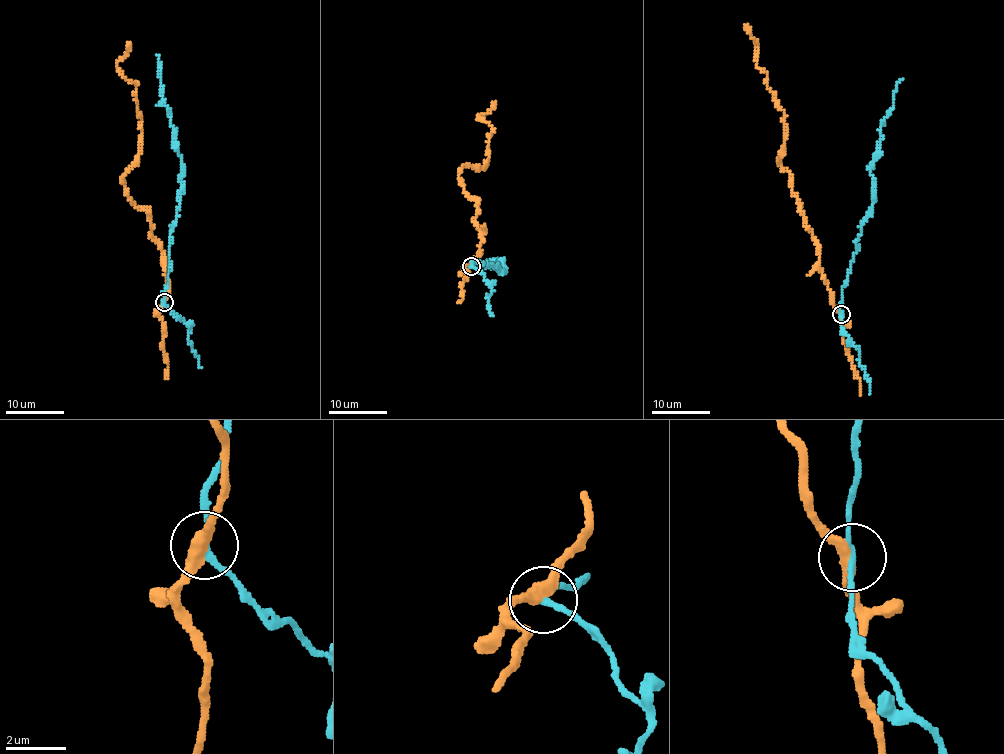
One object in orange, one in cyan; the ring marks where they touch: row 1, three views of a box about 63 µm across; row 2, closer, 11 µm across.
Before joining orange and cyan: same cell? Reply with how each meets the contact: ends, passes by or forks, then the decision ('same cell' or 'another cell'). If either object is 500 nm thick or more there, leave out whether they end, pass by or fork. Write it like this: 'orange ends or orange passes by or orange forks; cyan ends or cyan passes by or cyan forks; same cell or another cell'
orange passes by; cyan passes by; another cell

